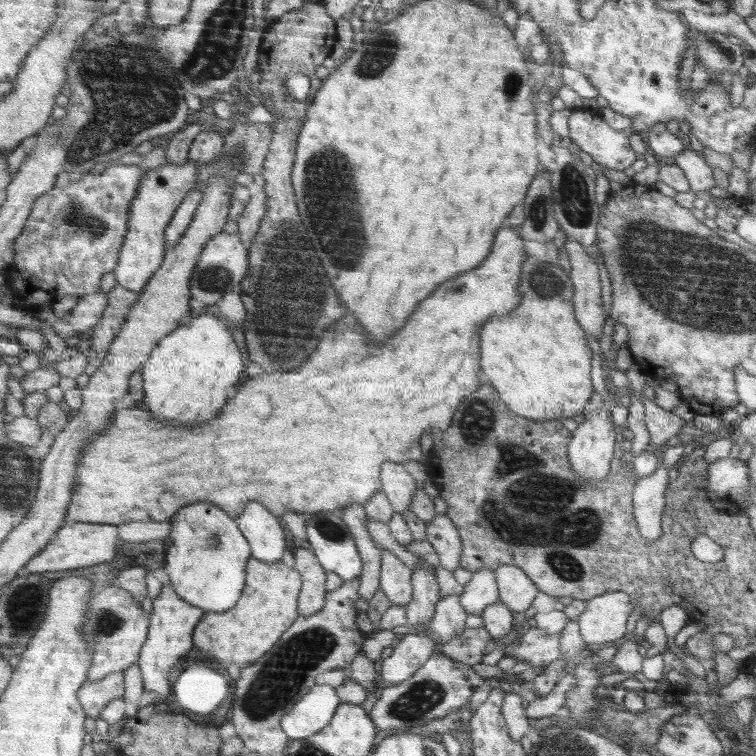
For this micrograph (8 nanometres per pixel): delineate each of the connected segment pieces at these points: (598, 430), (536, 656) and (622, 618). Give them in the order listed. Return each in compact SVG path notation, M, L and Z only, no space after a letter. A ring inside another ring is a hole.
M606 409L590 410L568 444L572 472L576 472L581 480L600 482L608 474L616 444L613 422L608 415L610 412Z
M524 626L520 628L518 639L506 646L505 656L516 657L519 661L529 661L531 670L542 665L545 668L554 660L559 660L560 652L563 650L560 640L561 633L548 636L538 627Z
M614 591L594 596L578 616L579 634L584 645L598 648L623 641L634 602L628 593Z

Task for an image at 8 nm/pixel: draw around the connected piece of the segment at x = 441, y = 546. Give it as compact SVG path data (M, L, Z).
M436 514L432 522L426 522L425 540L436 550L443 570L458 570L460 556L463 556L463 539L459 535L459 528L456 528L447 514Z

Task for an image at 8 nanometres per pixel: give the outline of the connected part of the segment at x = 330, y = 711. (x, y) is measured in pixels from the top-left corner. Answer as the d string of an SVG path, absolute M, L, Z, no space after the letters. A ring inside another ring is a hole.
M316 685L283 716L280 724L291 739L308 738L328 726L338 705L339 699L332 686Z

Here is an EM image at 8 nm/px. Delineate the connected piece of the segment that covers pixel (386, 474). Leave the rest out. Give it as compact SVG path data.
M383 463L381 489L392 504L394 512L402 515L402 512L410 509L414 492L416 492L416 482L403 464Z

